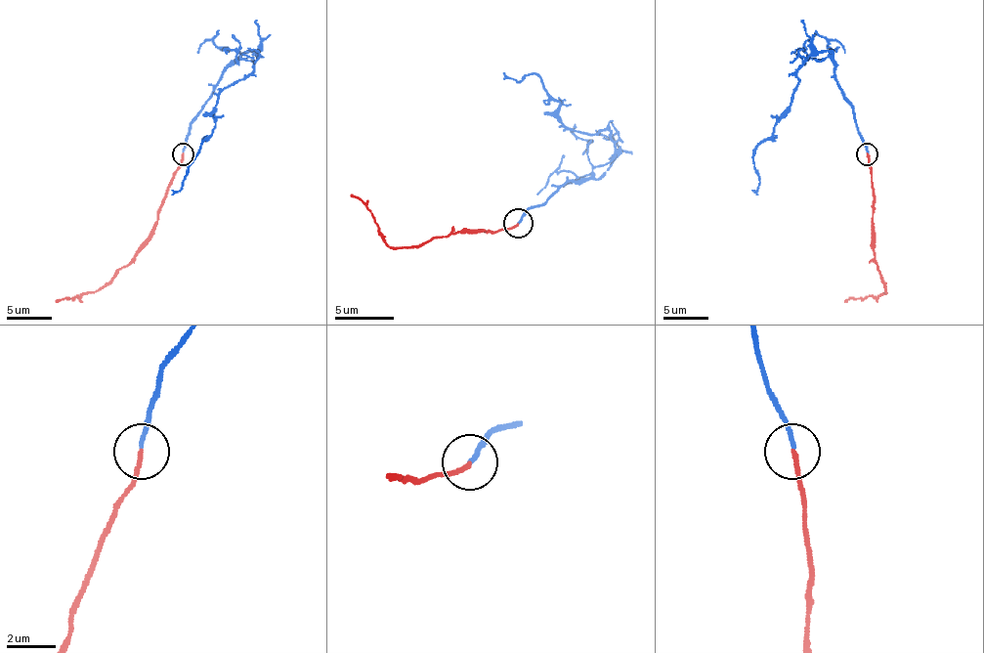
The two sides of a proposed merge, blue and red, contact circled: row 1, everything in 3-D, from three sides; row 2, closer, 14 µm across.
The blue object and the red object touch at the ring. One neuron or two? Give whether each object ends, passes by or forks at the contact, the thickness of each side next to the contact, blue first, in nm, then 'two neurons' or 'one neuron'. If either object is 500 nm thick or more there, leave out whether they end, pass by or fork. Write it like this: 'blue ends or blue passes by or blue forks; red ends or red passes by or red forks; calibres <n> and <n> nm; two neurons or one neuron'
blue ends; red ends; calibres 160 and 180 nm; one neuron

